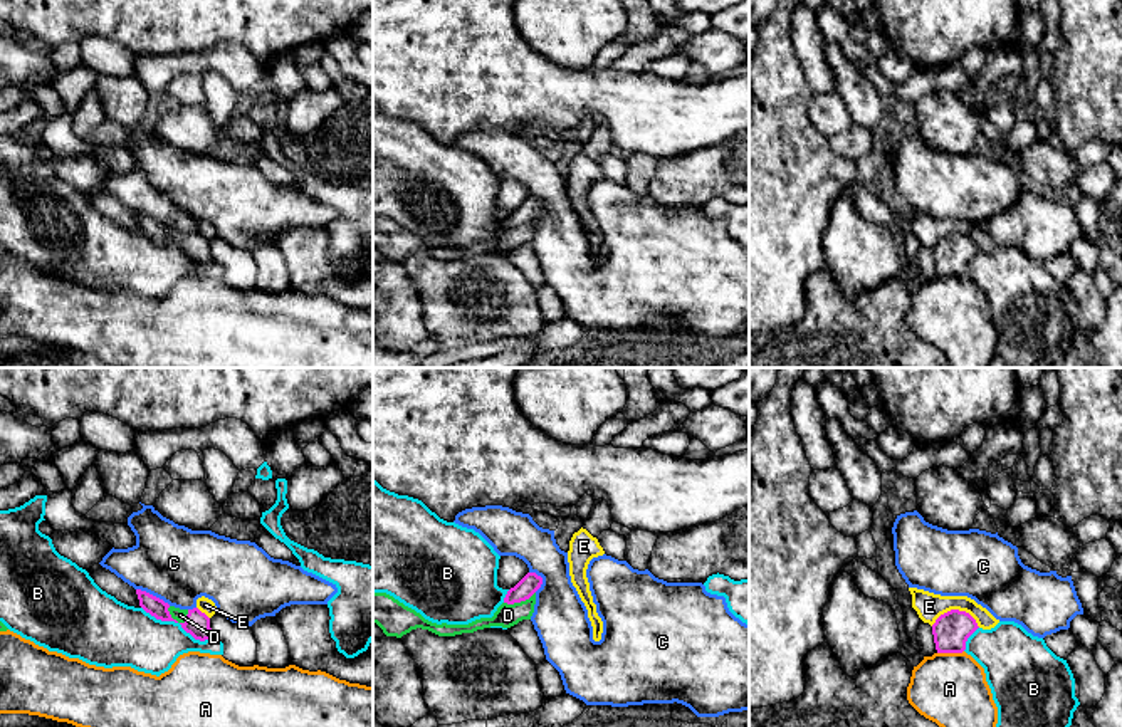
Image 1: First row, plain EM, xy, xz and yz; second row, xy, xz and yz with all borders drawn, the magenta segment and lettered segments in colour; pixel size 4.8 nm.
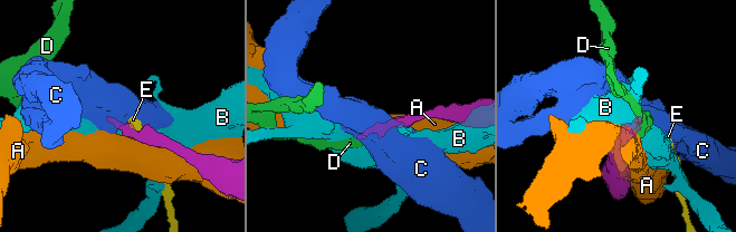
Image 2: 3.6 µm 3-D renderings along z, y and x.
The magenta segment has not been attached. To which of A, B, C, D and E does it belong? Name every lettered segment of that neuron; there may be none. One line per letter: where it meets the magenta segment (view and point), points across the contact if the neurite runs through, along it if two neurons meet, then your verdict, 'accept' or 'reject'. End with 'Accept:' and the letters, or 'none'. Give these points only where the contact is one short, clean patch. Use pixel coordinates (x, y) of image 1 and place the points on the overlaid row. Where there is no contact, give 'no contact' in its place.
A: contact yz (949, 652); reject
B: contact xy (177, 622); reject
C: contact xy (152, 595); border xy (136, 588), (170, 605); reject
D: contact xy (175, 620); way xy (155, 606), (175, 620), (180, 615); accept
E: contact yz (956, 610); border yz (931, 625), (951, 610), (964, 610), (980, 627); reject
Accept: D

